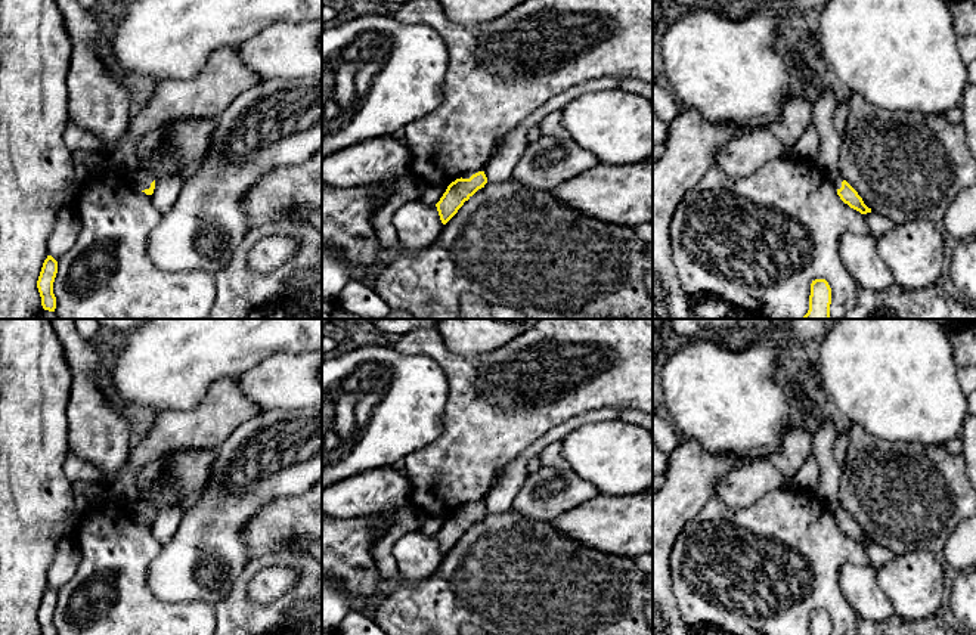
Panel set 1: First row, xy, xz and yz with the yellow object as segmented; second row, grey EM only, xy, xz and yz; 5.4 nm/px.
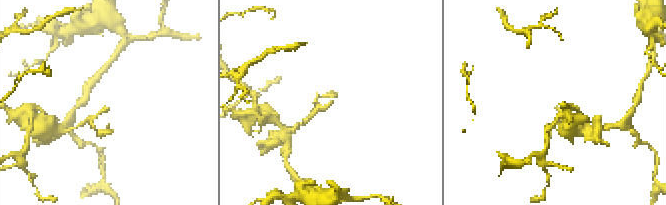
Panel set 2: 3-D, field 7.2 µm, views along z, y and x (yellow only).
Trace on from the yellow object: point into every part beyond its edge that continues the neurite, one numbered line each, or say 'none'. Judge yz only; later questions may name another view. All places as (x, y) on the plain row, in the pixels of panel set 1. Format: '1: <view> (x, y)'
1: yz (824, 434)

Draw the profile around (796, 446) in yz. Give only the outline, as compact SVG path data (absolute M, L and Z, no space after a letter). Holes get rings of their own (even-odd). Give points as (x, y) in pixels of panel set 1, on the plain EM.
M791 425L787 430L780 449L768 459L790 483L805 464L806 458L812 453L812 446L812 434L805 428Z

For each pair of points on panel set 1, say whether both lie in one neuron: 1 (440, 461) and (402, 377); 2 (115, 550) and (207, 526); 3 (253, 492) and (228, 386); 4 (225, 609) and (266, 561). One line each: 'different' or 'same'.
1: different
2: different
3: different
4: same

